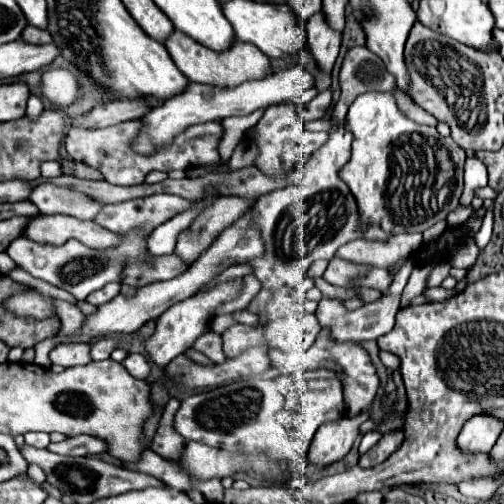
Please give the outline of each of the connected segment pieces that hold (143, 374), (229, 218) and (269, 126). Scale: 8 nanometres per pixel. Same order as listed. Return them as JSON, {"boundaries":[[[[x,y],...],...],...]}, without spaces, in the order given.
{"boundaries":[[[[130,353],[122,365],[130,371],[130,375],[134,375],[136,379],[146,379],[148,373],[150,373],[150,363],[144,355],[138,355],[138,353]]],[[[226,195],[222,199],[216,199],[210,203],[208,211],[202,211],[194,223],[190,223],[184,231],[180,231],[174,253],[190,267],[206,247],[210,247],[210,239],[226,227],[226,223],[236,223],[252,205],[256,199]]],[[[292,103],[272,105],[264,111],[262,119],[256,123],[252,141],[258,145],[258,157],[254,159],[256,167],[260,167],[266,175],[282,175],[294,166],[294,149],[298,147],[298,137],[304,131],[304,123],[298,115],[298,107]]]]}

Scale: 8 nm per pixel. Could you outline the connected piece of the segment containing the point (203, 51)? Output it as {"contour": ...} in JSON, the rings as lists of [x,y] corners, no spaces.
{"contour":[[[174,29],[166,41],[164,41],[166,51],[170,53],[172,61],[178,65],[178,69],[196,83],[208,83],[208,85],[224,85],[224,87],[234,87],[236,83],[250,81],[250,79],[262,79],[270,75],[270,59],[258,51],[252,43],[242,43],[238,39],[232,41],[232,45],[226,51],[212,51],[204,47],[202,43],[194,41],[192,37],[186,37],[182,31]]]}

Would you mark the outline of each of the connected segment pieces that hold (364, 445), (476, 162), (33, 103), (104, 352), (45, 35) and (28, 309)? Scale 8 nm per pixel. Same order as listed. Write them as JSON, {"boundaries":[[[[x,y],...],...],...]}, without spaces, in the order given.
{"boundaries":[[[[368,432],[362,437],[362,441],[359,446],[360,454],[366,453],[374,445],[376,445],[381,438],[381,433],[379,432]]],[[[466,159],[466,163],[464,163],[464,191],[462,191],[459,203],[470,205],[476,191],[486,185],[488,185],[486,165],[480,159]]],[[[32,95],[32,97],[28,99],[28,111],[26,111],[28,119],[38,119],[38,115],[40,115],[42,111],[44,111],[42,99],[40,99],[38,95]]],[[[98,339],[98,341],[94,341],[94,345],[92,345],[92,359],[94,361],[104,361],[104,359],[108,359],[110,357],[110,353],[116,349],[116,339]]],[[[28,25],[28,27],[24,29],[22,39],[28,41],[28,43],[34,43],[34,45],[38,45],[38,43],[50,43],[50,41],[52,41],[48,29],[38,29],[38,27],[34,27],[34,25]]],[[[22,291],[20,295],[14,295],[12,299],[6,301],[6,309],[14,311],[16,315],[26,315],[34,319],[46,319],[50,315],[56,315],[54,309],[54,299],[40,295],[38,291]]]]}

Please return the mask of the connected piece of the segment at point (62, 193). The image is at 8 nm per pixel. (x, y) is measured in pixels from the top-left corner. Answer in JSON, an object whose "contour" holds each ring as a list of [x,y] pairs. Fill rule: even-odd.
{"contour":[[[44,183],[36,187],[28,197],[42,213],[70,213],[78,219],[94,219],[102,203],[90,199],[86,193],[78,193],[66,187]]]}

